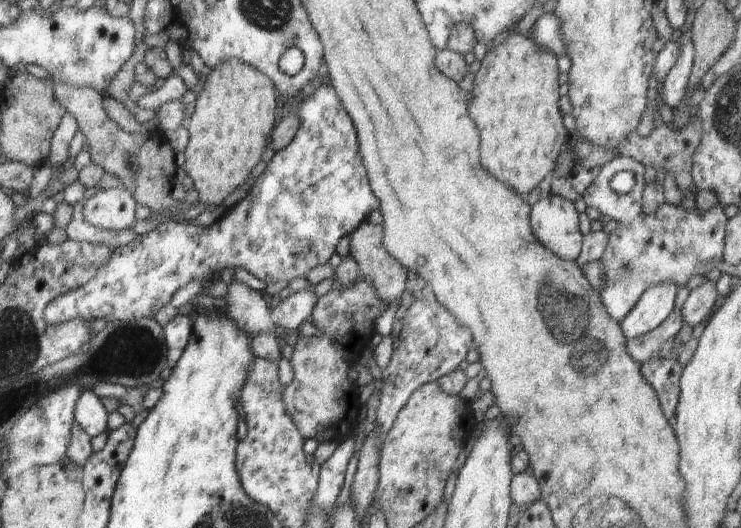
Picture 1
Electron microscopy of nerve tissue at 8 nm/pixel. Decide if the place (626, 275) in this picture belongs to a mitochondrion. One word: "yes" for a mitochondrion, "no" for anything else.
yes

